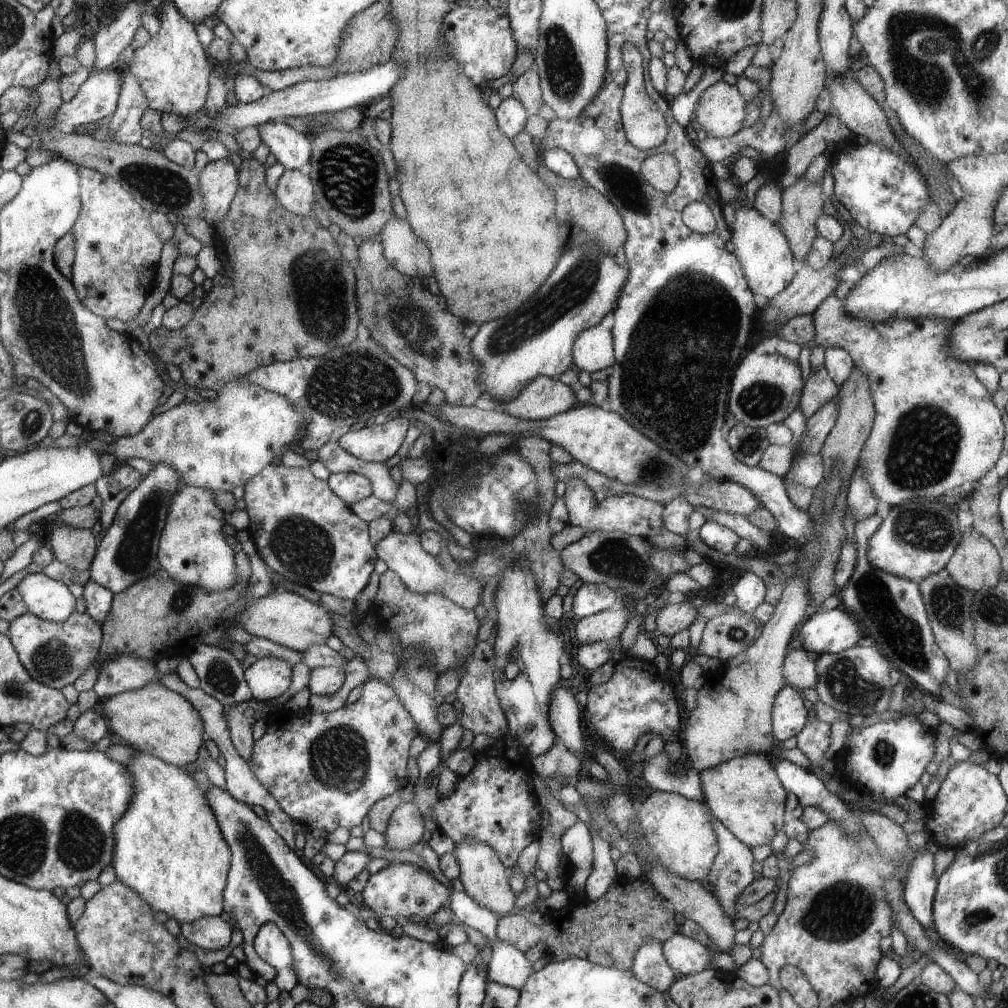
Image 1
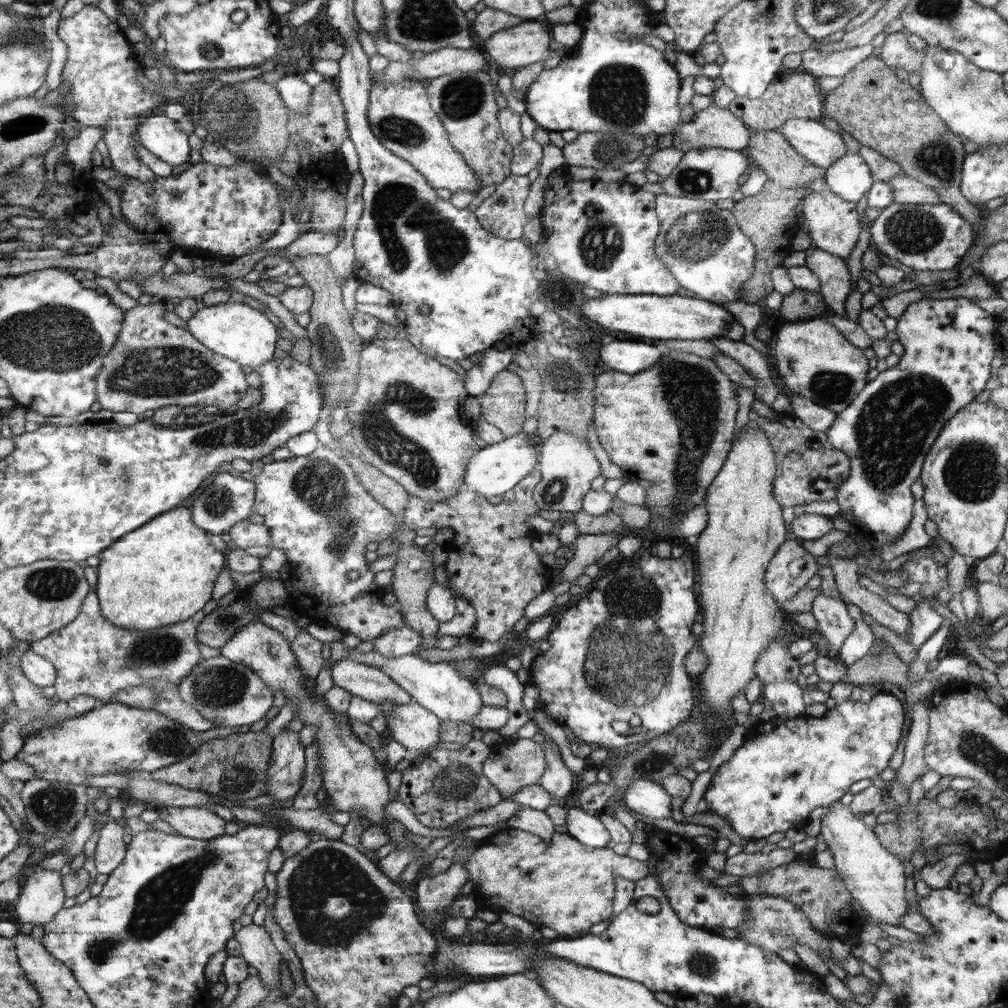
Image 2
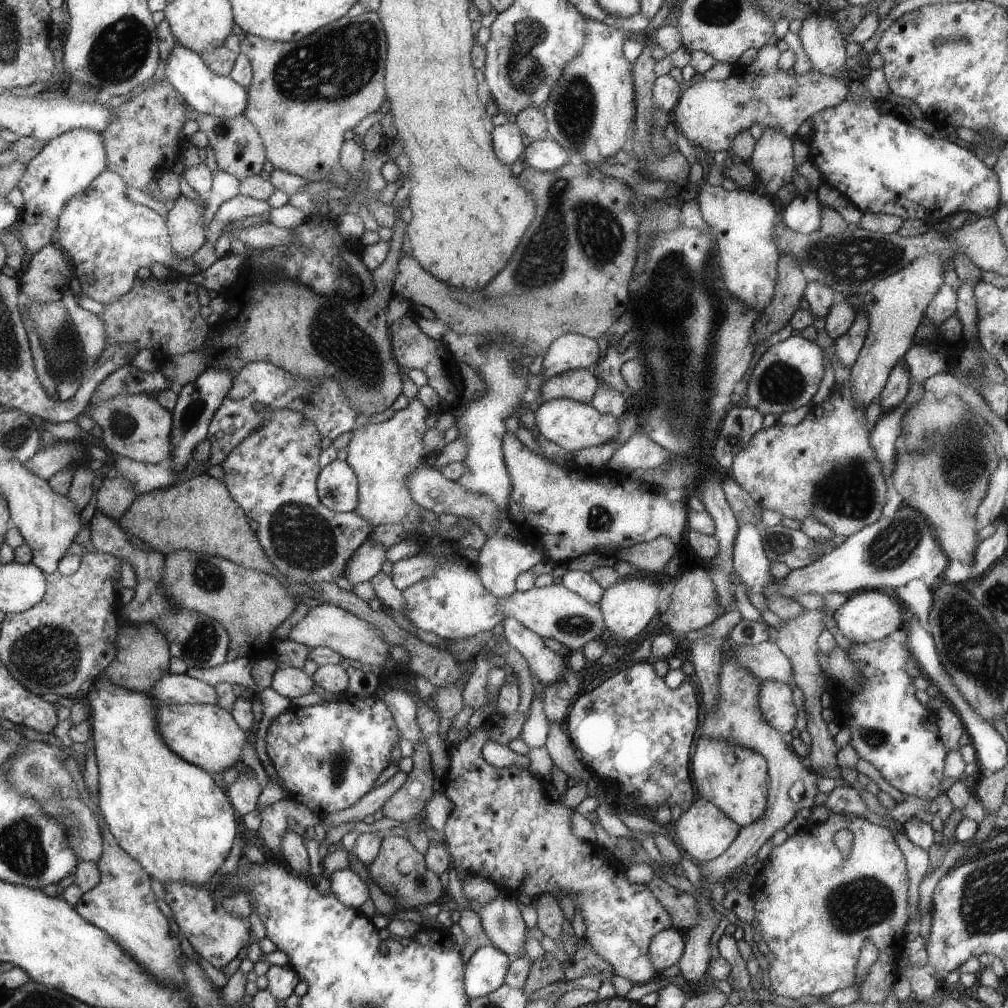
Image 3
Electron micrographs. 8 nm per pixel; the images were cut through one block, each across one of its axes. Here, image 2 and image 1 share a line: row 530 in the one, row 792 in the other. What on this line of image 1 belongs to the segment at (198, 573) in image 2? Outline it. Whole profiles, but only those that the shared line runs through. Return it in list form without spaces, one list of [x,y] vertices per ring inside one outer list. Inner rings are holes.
[[[139,751],[130,758],[127,768],[135,776],[136,798],[132,800],[131,810],[115,826],[115,860],[112,867],[116,879],[139,893],[155,912],[166,913],[179,926],[221,916],[227,910],[222,894],[231,864],[230,848],[198,782],[184,768],[168,766],[166,761]]]

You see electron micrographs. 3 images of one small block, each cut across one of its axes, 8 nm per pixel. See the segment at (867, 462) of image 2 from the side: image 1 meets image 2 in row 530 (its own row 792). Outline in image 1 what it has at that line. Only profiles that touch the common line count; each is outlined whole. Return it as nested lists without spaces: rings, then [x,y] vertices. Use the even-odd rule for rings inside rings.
[[[906,714],[898,720],[886,720],[868,727],[854,726],[845,746],[834,759],[836,766],[831,776],[839,778],[848,789],[872,798],[883,797],[886,804],[892,804],[896,798],[904,796],[912,788],[912,784],[918,783],[926,770],[926,764],[930,764],[932,758],[934,758],[934,730],[928,730],[918,720],[917,714]]]

